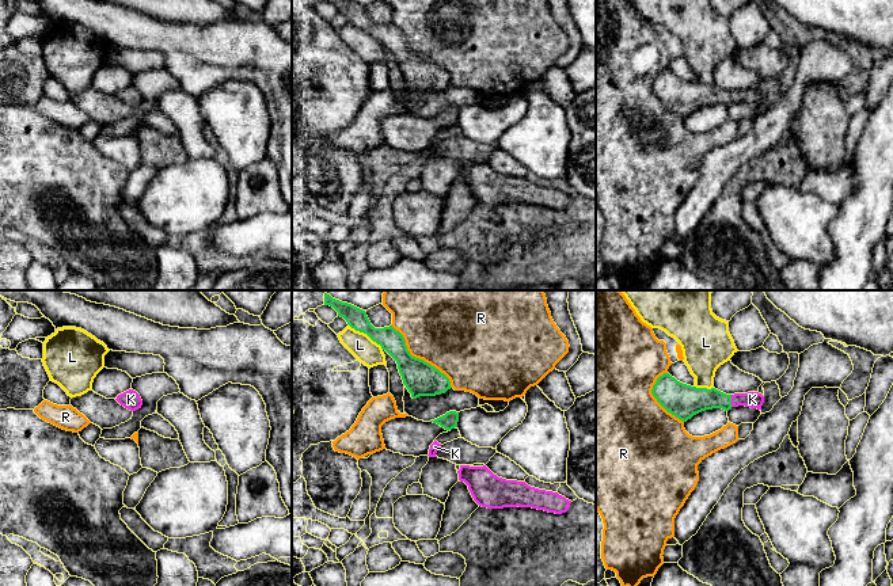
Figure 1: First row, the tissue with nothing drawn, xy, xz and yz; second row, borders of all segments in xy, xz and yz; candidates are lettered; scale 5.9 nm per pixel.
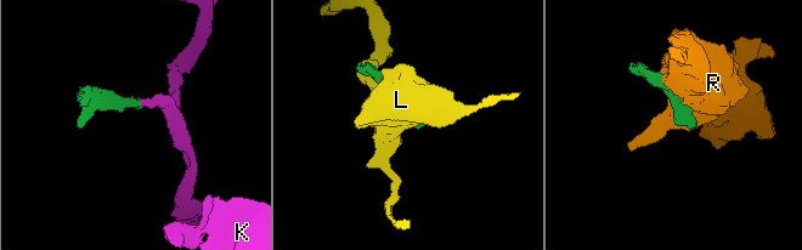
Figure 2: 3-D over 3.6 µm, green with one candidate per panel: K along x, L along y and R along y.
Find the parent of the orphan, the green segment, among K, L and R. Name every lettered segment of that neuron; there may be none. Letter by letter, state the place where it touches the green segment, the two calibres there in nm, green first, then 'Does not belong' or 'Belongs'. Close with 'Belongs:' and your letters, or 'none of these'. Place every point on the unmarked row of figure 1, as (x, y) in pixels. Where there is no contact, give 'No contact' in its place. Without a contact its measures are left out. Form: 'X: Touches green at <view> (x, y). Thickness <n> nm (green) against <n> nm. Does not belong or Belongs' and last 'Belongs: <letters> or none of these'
K: Touches green at yz (730, 96). Thickness 180 nm (green) against 100 nm. Belongs
L: Touches green at xz (367, 30). Thickness 140 nm (green) against 150 nm. Does not belong
R: Touches green at xz (418, 54). Thickness 200 nm (green) against 420 nm. Does not belong
Belongs: K

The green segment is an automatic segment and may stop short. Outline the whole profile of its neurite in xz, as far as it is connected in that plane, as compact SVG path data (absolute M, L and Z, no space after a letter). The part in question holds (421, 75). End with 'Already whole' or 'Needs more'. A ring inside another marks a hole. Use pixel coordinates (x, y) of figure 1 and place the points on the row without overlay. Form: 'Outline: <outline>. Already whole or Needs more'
Outline: M352 0L324 1L332 3L338 8L338 12L343 14L352 24L366 30L396 57L403 80L413 95L441 91L452 84L449 75L444 69L410 50L403 31L392 22L375 24L366 8Z. Already whole

